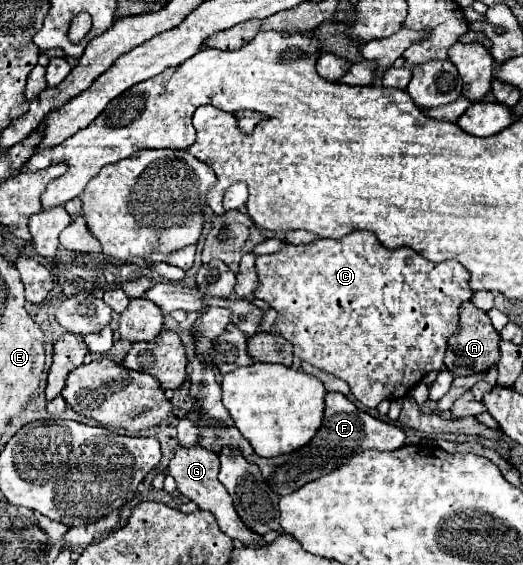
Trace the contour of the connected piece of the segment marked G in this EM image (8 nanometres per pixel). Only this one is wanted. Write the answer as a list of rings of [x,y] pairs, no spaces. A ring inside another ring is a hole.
[[[178,446],[174,452],[174,458],[168,464],[168,474],[176,480],[178,490],[192,502],[198,504],[198,508],[208,510],[216,516],[218,526],[224,534],[228,534],[232,540],[240,540],[242,544],[250,546],[260,546],[262,544],[262,536],[258,536],[254,530],[246,528],[246,524],[242,524],[240,516],[236,514],[234,506],[232,506],[232,498],[226,492],[226,488],[222,488],[220,480],[218,480],[218,468],[220,468],[220,460],[212,450],[206,450],[202,446],[194,446],[194,448],[182,448]]]

